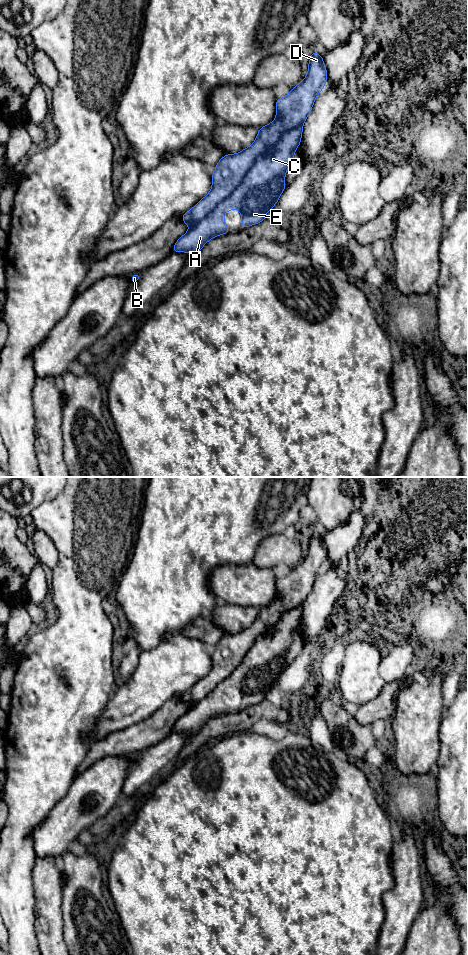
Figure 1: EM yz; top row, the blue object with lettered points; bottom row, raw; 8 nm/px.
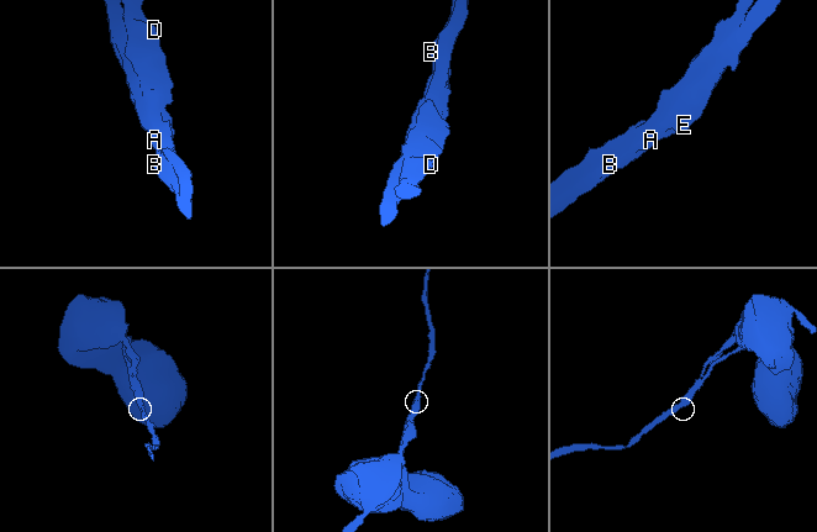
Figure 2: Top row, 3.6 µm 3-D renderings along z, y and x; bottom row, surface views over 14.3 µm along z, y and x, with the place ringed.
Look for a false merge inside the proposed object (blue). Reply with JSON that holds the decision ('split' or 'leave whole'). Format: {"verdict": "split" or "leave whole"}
{"verdict": "split"}

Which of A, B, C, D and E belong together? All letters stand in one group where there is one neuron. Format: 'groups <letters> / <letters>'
groups A B C E / D

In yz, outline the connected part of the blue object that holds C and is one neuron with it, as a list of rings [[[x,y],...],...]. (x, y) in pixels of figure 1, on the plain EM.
[[[303,604],[284,613],[273,627],[259,635],[243,661],[232,674],[180,717],[175,723],[172,732],[192,732],[197,734],[210,719],[222,714],[229,714],[229,708],[223,699],[229,690],[237,689],[241,692],[242,709],[265,700],[267,692],[278,682],[280,675],[286,668],[285,654],[291,645],[296,628],[301,623],[302,611]]]

